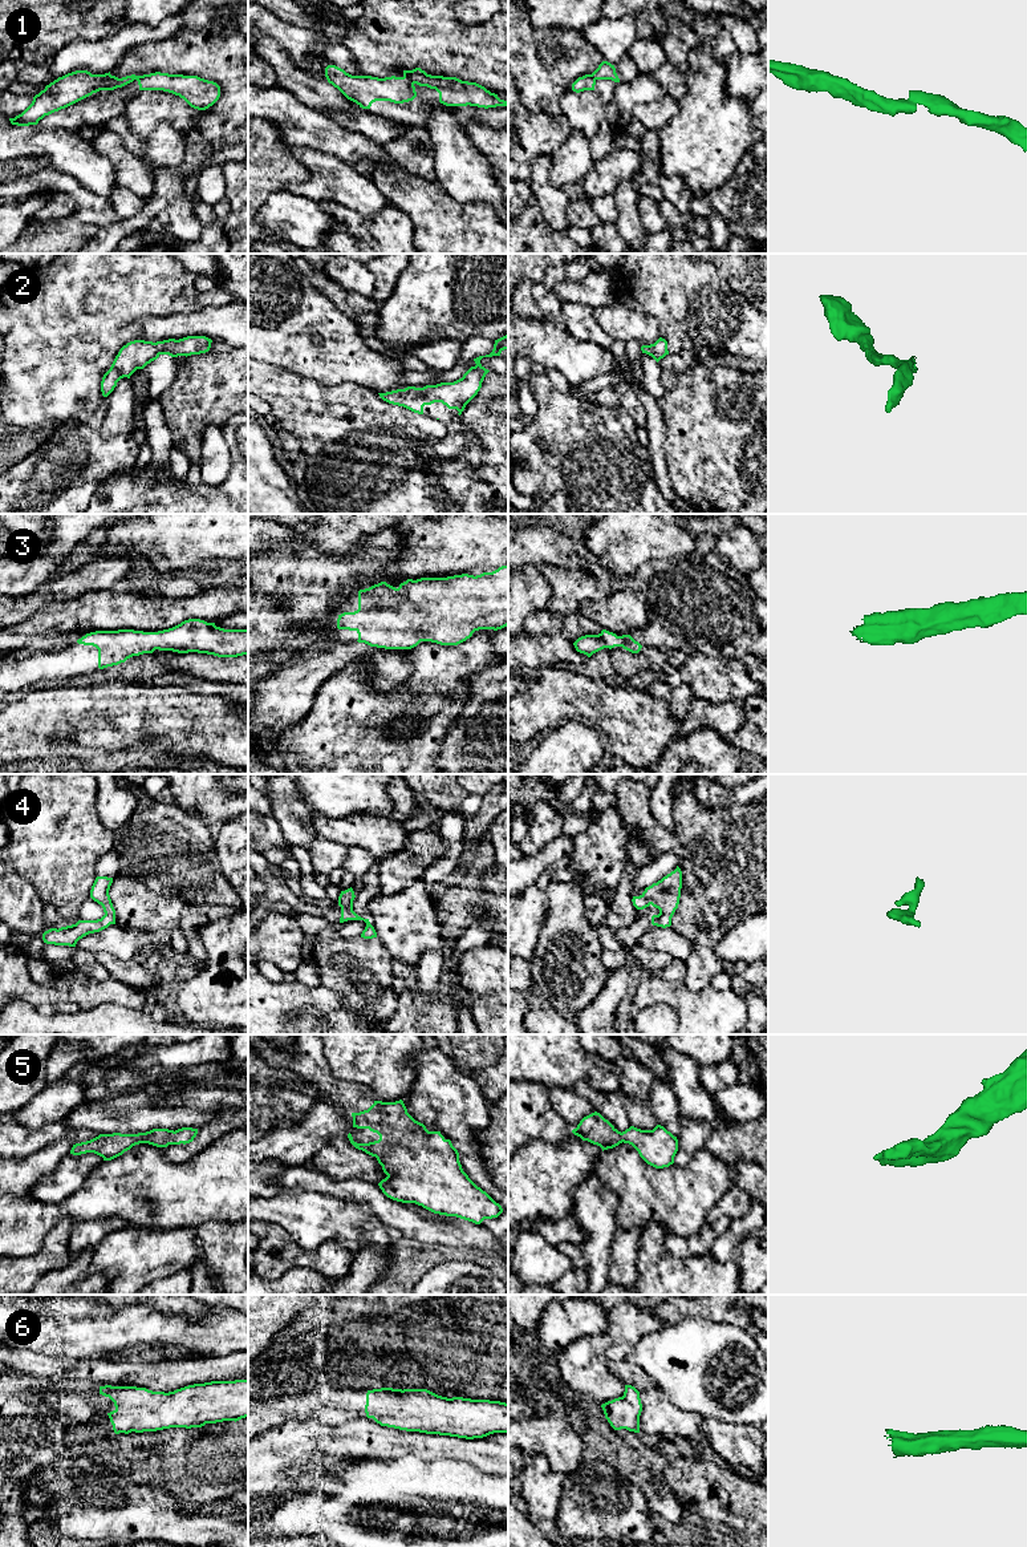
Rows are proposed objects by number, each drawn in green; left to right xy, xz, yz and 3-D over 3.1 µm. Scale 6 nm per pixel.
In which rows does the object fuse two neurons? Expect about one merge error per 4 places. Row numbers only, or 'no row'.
1

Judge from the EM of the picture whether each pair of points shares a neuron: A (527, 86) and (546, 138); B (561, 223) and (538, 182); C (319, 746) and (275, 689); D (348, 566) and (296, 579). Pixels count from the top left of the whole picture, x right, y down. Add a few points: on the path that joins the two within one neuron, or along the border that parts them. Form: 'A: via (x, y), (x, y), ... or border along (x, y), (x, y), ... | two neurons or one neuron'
A: border along (522, 102), (531, 112), (560, 114) | two neurons
B: via (555, 213), (553, 202), (544, 193) | one neuron
C: border along (316, 693), (311, 709), (300, 720), (283, 729) | two neurons
D: via (335, 572), (309, 574) | one neuron

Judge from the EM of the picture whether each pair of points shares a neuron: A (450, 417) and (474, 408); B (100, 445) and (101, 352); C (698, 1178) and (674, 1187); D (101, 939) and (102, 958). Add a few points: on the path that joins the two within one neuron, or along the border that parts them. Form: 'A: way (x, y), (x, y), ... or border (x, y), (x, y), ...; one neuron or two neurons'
A: border (480, 388), (459, 416), (459, 420), (478, 440); two neurons
B: border (108, 397), (104, 420), (96, 428), (81, 426); two neurons
C: way (693, 1182), (680, 1187); one neuron
D: border (94, 952), (109, 952), (121, 959), (133, 959); two neurons

